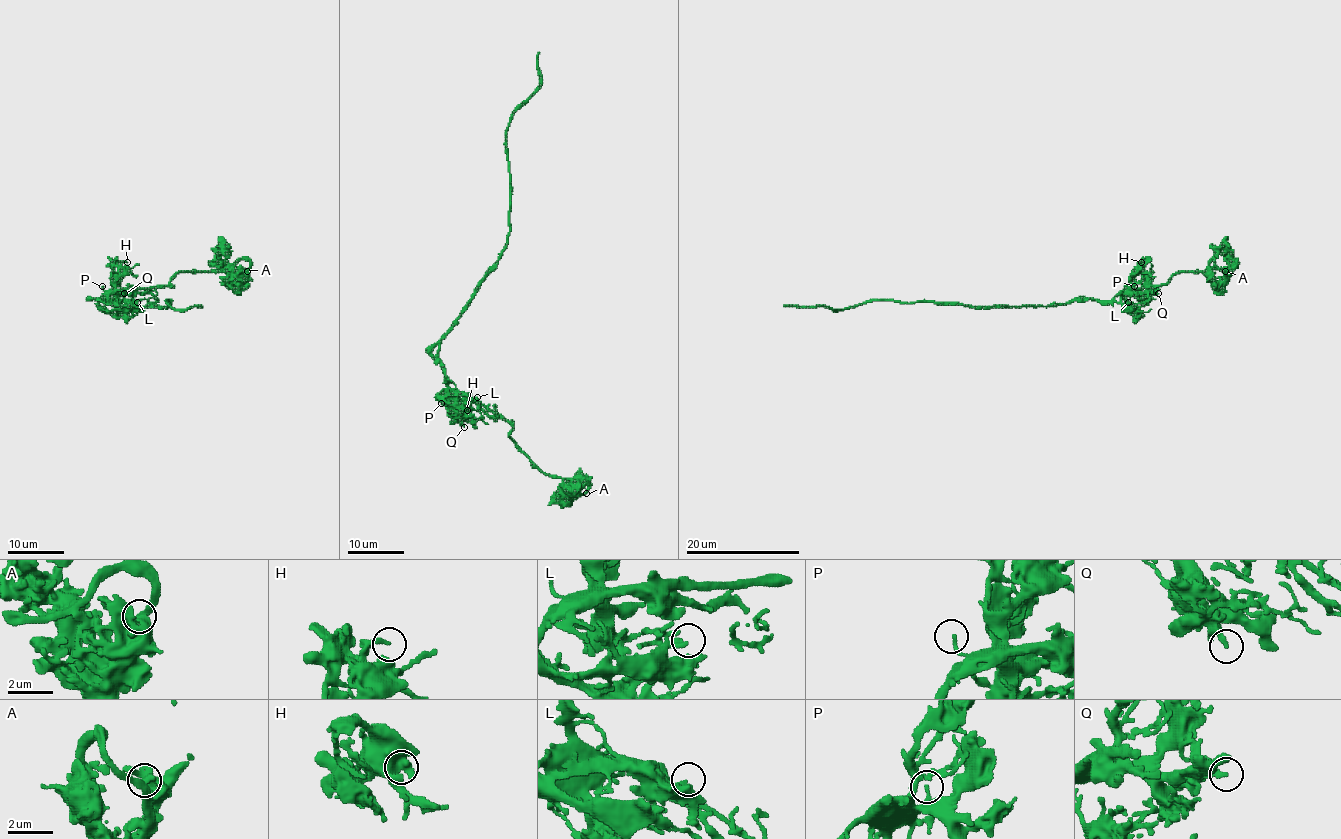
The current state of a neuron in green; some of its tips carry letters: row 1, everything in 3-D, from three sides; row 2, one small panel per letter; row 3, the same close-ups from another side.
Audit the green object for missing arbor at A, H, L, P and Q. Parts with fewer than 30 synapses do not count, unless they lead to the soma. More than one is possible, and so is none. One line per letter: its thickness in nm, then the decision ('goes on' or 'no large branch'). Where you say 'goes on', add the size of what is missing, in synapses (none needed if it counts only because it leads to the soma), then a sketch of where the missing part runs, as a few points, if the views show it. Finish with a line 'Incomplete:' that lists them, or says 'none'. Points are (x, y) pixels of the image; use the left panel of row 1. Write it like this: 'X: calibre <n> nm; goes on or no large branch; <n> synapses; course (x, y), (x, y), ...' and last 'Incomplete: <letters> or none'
A: calibre 280 nm; no large branch
H: calibre 170 nm; no large branch
L: calibre 280 nm; no large branch
P: calibre 140 nm; no large branch
Q: calibre 280 nm; no large branch
Incomplete: none

